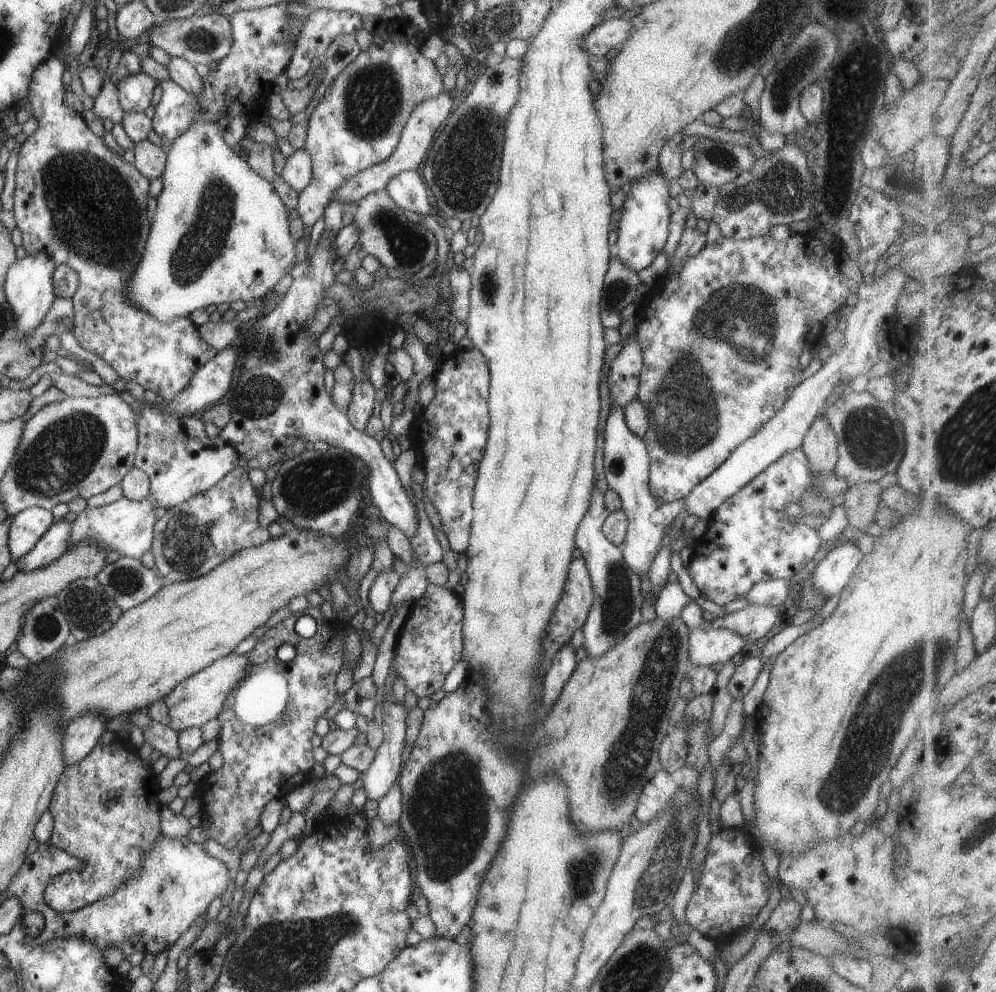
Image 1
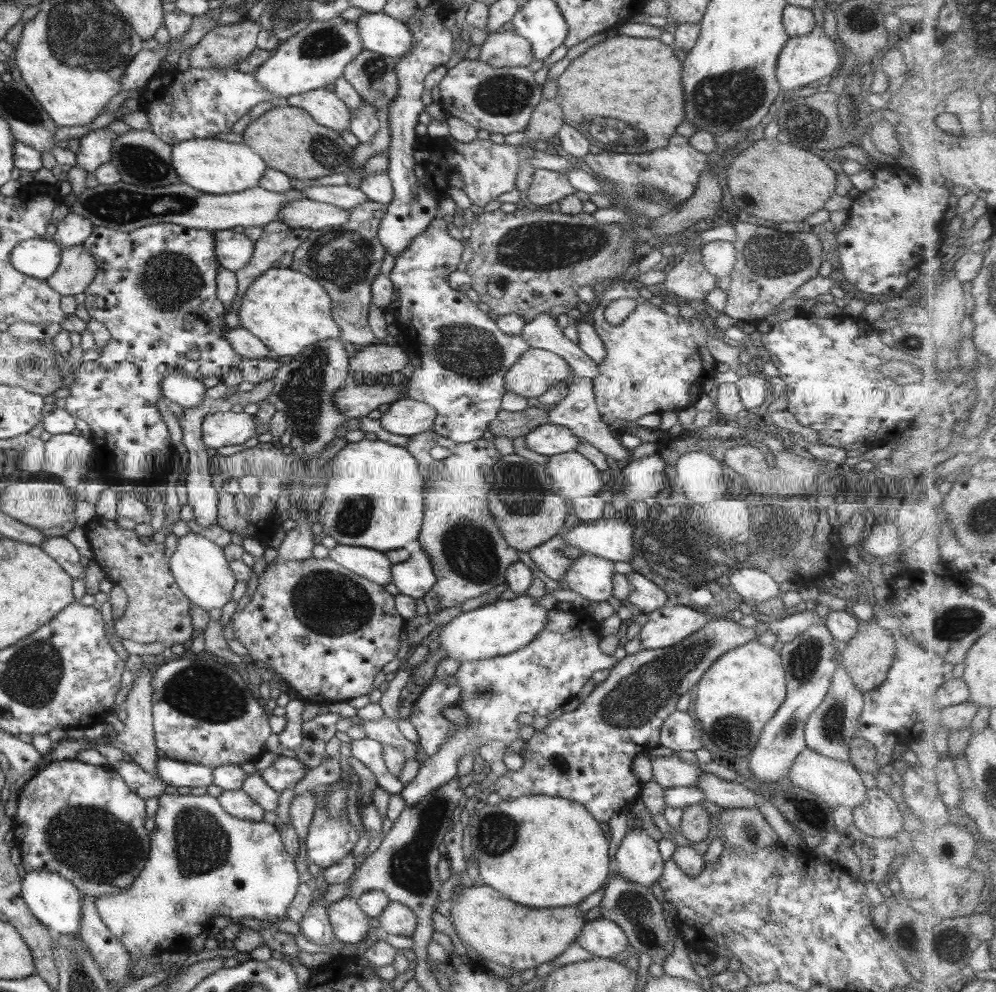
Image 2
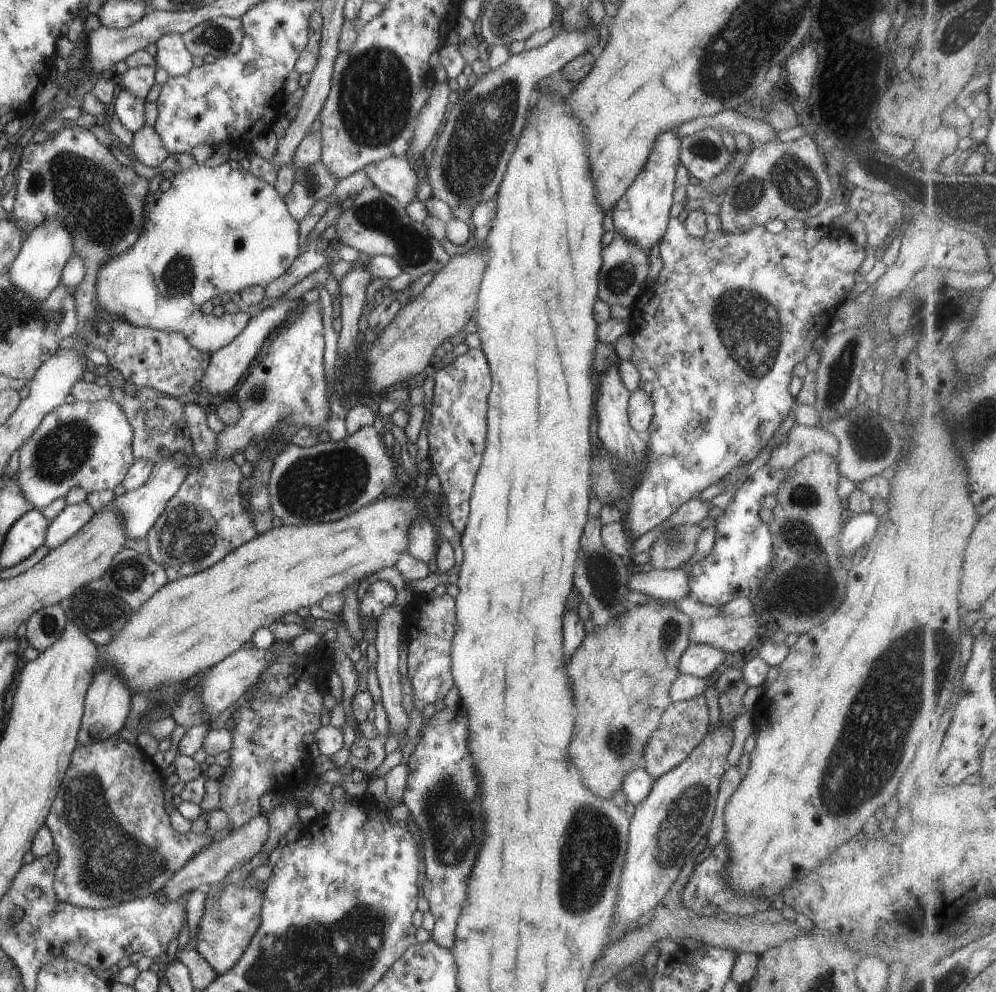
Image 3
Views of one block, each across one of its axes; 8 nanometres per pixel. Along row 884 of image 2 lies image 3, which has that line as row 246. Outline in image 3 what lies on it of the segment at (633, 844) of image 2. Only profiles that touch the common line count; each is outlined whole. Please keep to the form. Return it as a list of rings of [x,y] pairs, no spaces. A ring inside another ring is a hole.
[[[678,128],[661,132],[655,138],[644,168],[613,208],[616,232],[630,239],[631,243],[638,243],[646,252],[661,240],[671,219],[669,214],[674,203],[674,176],[681,163],[680,153],[681,138]]]

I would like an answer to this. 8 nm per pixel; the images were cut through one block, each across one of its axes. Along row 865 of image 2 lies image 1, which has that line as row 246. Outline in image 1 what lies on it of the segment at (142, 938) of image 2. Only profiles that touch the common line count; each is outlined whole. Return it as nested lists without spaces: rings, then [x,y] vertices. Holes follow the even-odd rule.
[[[200,116],[190,124],[190,128],[186,132],[182,132],[172,142],[172,146],[166,148],[166,168],[164,168],[161,176],[163,188],[157,197],[157,207],[151,224],[151,232],[140,264],[136,264],[136,270],[132,272],[132,276],[128,276],[128,282],[124,284],[124,296],[128,298],[128,304],[132,304],[134,308],[142,308],[144,312],[148,312],[150,316],[154,316],[160,322],[170,322],[176,318],[188,318],[197,308],[208,307],[210,304],[218,306],[222,302],[231,303],[236,302],[236,300],[248,302],[254,298],[265,298],[280,278],[285,274],[295,273],[297,241],[290,236],[289,208],[286,208],[286,204],[282,202],[274,186],[263,176],[257,175],[250,168],[248,161],[240,157],[238,148],[230,147],[224,142],[222,127],[223,123],[204,120],[204,116]]]

